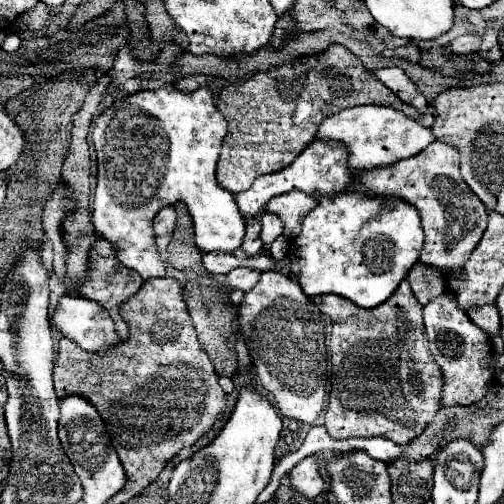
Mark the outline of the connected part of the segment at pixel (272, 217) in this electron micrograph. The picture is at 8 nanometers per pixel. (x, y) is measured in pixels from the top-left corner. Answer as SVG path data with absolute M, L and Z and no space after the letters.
M265 213L261 217L261 241L265 245L271 245L281 233L283 233L281 219L275 213Z

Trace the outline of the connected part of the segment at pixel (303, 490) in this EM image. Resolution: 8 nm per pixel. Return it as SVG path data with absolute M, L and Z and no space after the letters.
M307 457L301 463L297 463L289 471L289 479L291 479L291 489L309 499L317 497L327 487L319 475L319 465L315 457Z

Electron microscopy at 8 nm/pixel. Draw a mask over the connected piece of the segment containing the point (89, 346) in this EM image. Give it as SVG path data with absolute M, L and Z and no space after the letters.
M63 297L57 305L57 311L53 313L53 327L73 339L81 349L85 351L101 351L115 343L119 343L119 337L115 335L115 325L109 313L105 313L103 307L95 307L91 301L77 301L77 297Z

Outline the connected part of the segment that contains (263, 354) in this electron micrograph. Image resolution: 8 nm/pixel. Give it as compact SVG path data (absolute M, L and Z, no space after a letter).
M263 271L259 283L245 293L243 303L239 307L241 327L245 335L245 343L249 347L249 355L255 363L257 375L263 387L269 391L273 403L285 417L297 419L301 423L313 425L323 411L325 403L325 371L327 371L327 355L325 355L325 323L323 313L313 305L313 301L301 291L297 281L279 271Z

